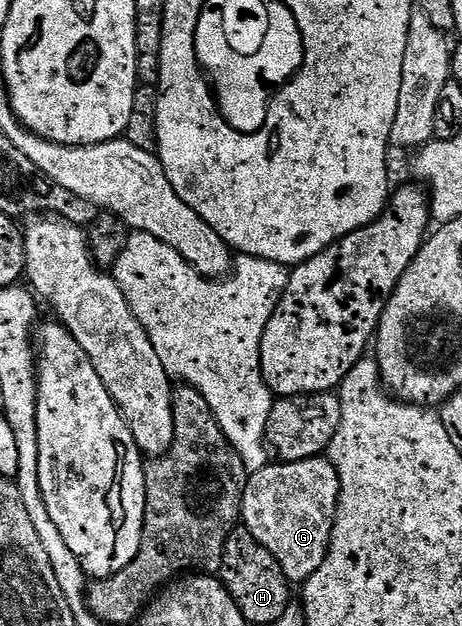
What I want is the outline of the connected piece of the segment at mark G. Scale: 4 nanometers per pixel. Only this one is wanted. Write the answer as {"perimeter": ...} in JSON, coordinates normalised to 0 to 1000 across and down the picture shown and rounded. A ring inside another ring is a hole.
{"perimeter":[[[703,727],[677,728],[649,738],[587,738],[558,754],[539,756],[524,797],[522,835],[606,898],[606,911],[615,911],[621,927],[639,935],[660,933],[693,903],[714,877],[714,861],[723,835],[732,826],[732,804],[736,802],[736,764],[727,744]]]}

